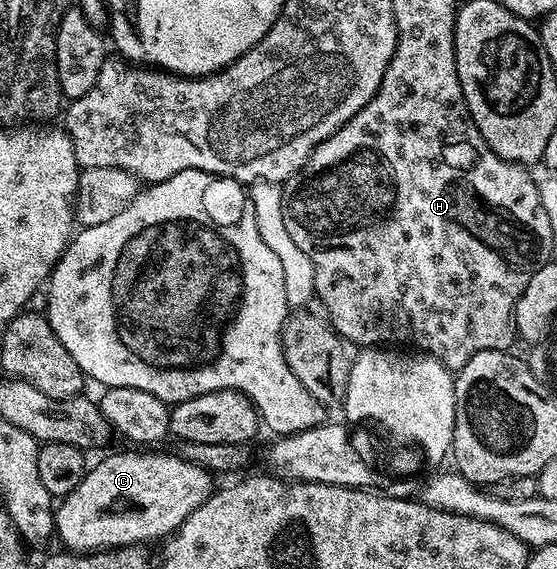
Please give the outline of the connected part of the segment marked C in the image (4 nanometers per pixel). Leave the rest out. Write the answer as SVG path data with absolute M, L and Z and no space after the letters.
M109 454L102 462L86 469L83 480L75 492L60 499L55 510L55 534L66 551L96 552L99 550L118 550L120 546L139 546L150 544L158 538L164 540L178 530L214 493L214 475L203 466L196 466L187 460L169 454Z

